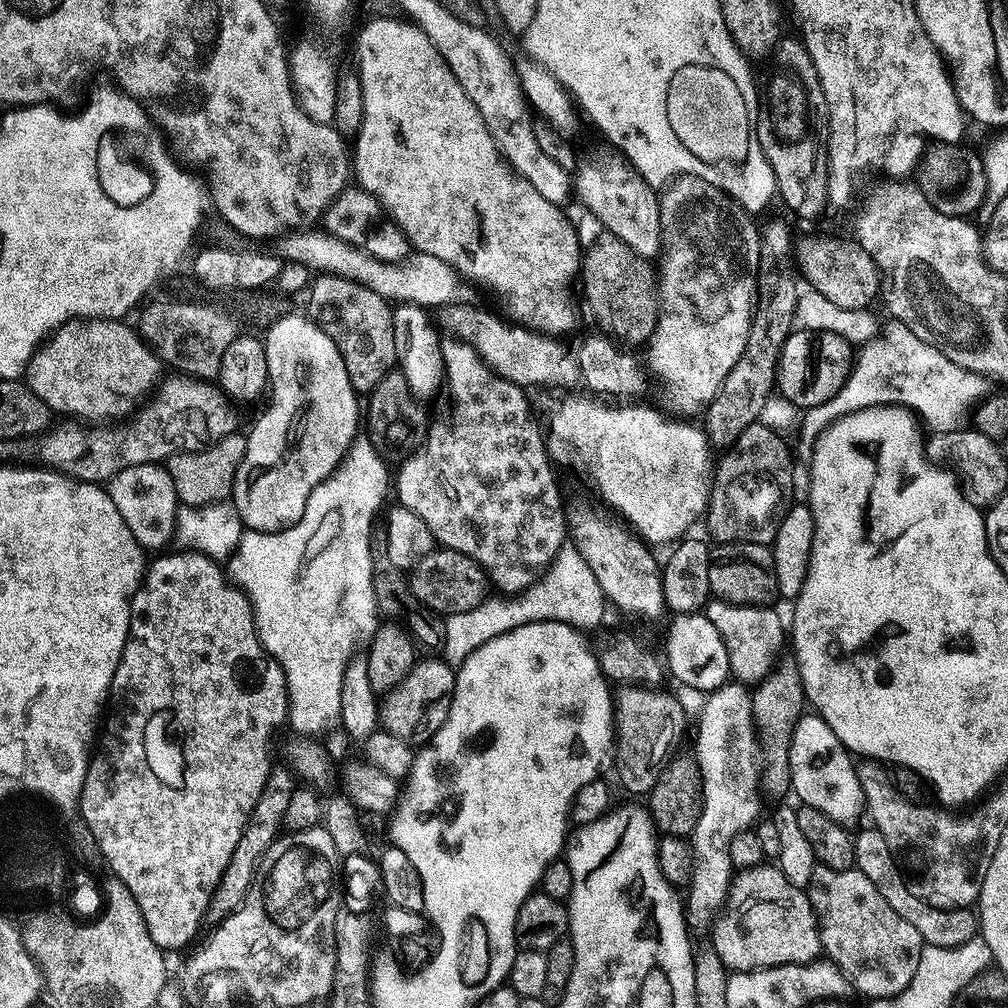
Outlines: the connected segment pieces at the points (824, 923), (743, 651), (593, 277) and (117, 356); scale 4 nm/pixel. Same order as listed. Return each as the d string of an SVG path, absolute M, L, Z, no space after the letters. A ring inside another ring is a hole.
M817 864L806 891L816 915L816 922L820 925L823 955L843 969L855 989L857 987L867 998L877 998L896 996L910 985L925 946L924 940L918 930L914 930L914 926L910 926L910 922L906 922L906 918L899 916L890 906L890 902L882 898L880 888L874 886L874 882L866 878L866 874L862 874L855 866L846 870L830 870L825 864Z
M715 598L709 599L707 605L706 605L706 614L710 618L710 622L714 622L714 627L719 630L719 632L722 634L722 642L726 642L726 654L730 658L730 666L728 667L729 673L739 683L745 685L745 686L755 686L760 683L760 681L765 680L766 677L768 677L774 668L776 668L778 661L781 659L782 654L780 654L780 651L785 651L786 648L786 620L784 617L784 620L782 617L779 616L778 613L775 612L775 607L772 606L757 606L755 604L727 604L725 600L718 600Z
M601 231L599 235L600 237L589 248L587 245L578 273L579 279L581 281L584 279L584 296L588 299L588 308L592 311L593 318L600 323L600 328L605 332L603 333L605 337L611 338L610 336L613 336L616 339L613 341L624 346L629 346L628 344L643 345L645 340L651 336L656 325L658 311L658 292L653 269L651 272L648 269L649 261L634 250L630 250L630 246L626 246L626 242L622 242L622 238L605 231Z
M103 318L69 320L44 340L28 359L28 388L34 390L53 413L65 412L68 418L96 422L98 418L120 418L131 413L132 403L153 391L161 377L162 364L144 343L139 331L124 323L128 322Z

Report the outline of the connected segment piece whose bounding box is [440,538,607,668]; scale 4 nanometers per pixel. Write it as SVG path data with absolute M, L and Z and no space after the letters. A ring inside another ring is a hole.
M570 538L565 539L564 546L533 584L509 596L500 598L496 595L491 595L473 610L453 612L445 617L444 638L440 648L443 659L452 667L459 667L473 650L490 638L530 622L560 621L580 631L590 632L603 620L607 606L604 591L598 586L594 572Z

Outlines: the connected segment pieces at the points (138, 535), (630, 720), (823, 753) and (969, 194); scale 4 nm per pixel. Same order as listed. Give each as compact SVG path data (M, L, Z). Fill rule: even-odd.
M139 463L127 467L109 480L108 491L131 533L146 550L160 548L173 537L180 501L174 480L163 463Z
M628 682L614 692L614 764L620 771L620 780L632 792L647 794L658 782L660 772L673 755L676 743L684 732L684 708L668 692L656 692L655 687L640 682Z
M805 714L801 716L794 726L794 738L790 744L791 791L794 796L796 792L801 805L814 810L822 810L822 814L826 814L831 820L837 820L839 824L845 826L852 826L852 823L860 815L864 816L866 812L862 776L858 768L856 772L855 766L852 765L852 760L854 761L853 753L845 748L843 742L838 738L838 734L834 734L834 730L830 730L830 726L820 715Z
M932 142L925 147L920 163L914 169L914 183L920 193L947 216L971 217L986 194L984 161L972 152L964 153L956 142ZM916 176L916 177L915 177ZM972 212L972 213L971 213Z

